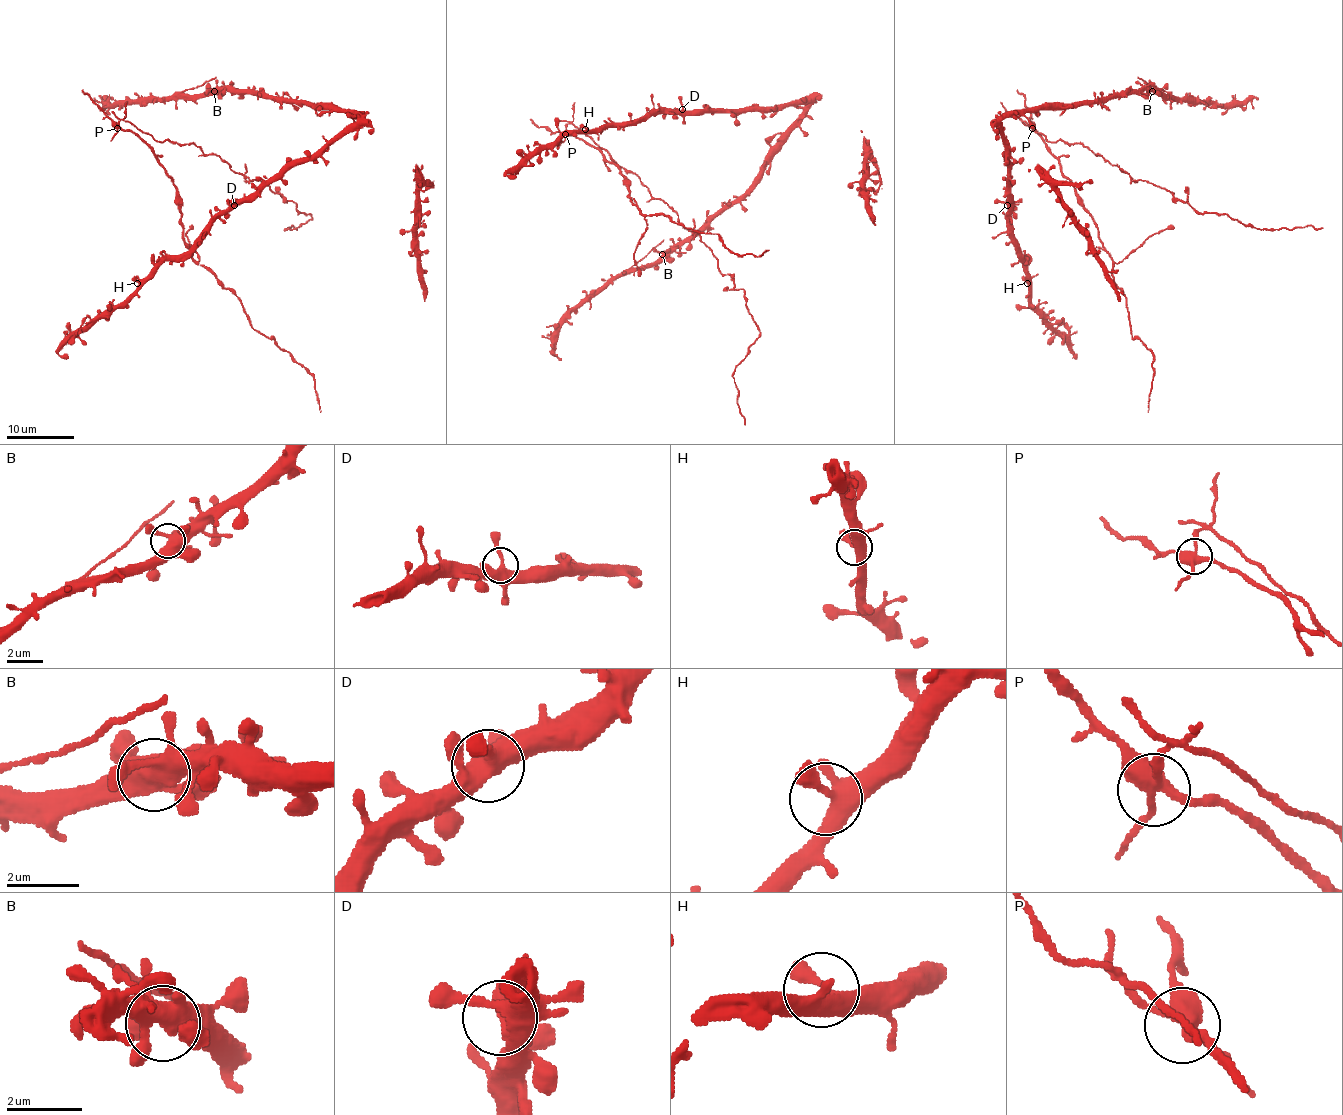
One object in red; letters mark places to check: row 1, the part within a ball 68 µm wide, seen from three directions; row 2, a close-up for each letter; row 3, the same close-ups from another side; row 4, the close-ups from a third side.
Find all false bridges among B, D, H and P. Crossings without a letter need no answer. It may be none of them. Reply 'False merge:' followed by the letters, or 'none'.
False merge: P

